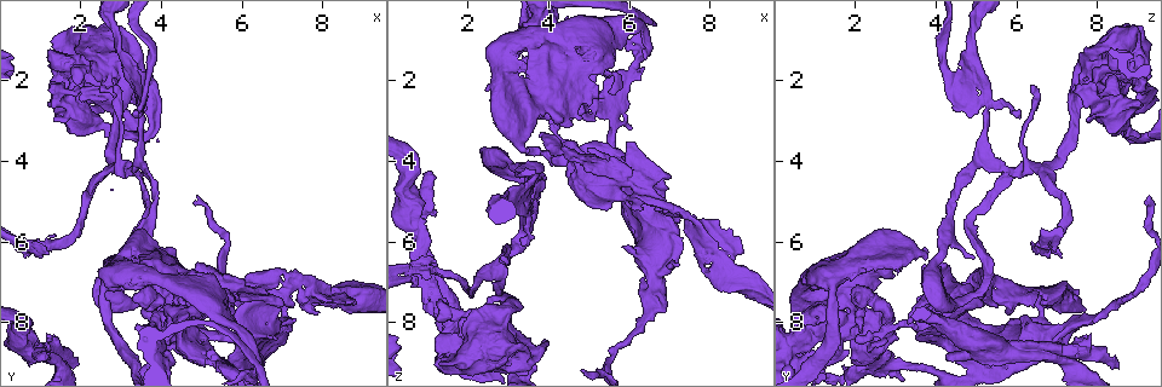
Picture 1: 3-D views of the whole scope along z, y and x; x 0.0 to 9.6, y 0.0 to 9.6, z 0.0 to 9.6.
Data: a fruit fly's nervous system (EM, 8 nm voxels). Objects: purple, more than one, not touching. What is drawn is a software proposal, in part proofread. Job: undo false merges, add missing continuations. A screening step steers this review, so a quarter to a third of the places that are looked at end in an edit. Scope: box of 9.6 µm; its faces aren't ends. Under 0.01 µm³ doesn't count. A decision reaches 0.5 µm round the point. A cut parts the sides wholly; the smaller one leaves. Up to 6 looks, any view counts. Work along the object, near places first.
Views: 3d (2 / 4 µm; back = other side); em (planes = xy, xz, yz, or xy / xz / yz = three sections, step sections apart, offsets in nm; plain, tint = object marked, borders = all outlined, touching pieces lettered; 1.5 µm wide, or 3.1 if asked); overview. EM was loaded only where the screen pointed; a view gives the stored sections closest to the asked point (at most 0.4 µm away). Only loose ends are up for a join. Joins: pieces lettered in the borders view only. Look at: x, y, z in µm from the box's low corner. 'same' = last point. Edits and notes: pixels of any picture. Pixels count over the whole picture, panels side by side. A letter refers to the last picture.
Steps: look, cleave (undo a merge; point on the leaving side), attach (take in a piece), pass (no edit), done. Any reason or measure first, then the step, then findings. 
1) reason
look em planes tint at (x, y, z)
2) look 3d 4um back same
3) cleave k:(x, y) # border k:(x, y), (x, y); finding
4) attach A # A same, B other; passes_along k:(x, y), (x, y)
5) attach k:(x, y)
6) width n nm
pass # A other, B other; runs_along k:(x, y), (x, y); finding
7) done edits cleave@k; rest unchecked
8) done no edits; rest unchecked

stops while still wide
look em planes borders at (6.15, 7.85, 6.15)

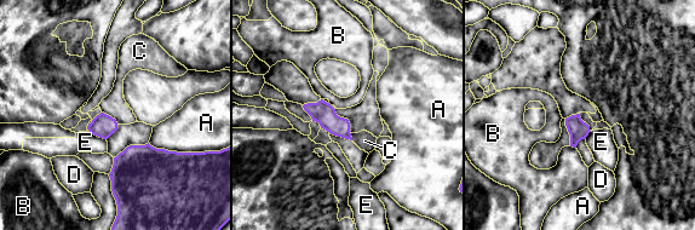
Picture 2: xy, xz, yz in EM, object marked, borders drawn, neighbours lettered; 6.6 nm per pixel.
pass # A other, B other, C other, D other, E other; border 2:(102, 111), (110, 115), (118, 124); none of them fits

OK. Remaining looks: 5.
touches itself
look 3d 4um at (4.80, 7.30, 1.20)

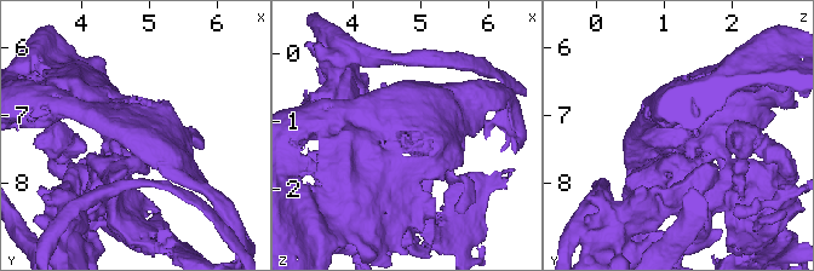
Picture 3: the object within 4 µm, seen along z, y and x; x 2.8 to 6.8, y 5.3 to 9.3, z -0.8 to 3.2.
now the EM
look em xy step 8 tint at (4.80, 7.30, 1.15)

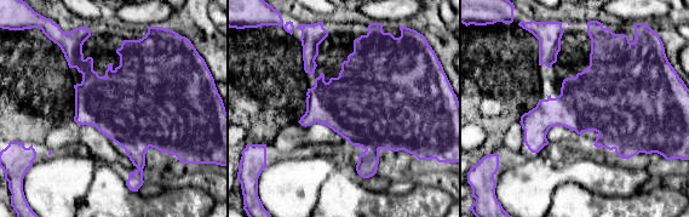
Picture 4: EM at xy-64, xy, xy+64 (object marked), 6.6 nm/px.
cut it another way
look em planes borders same

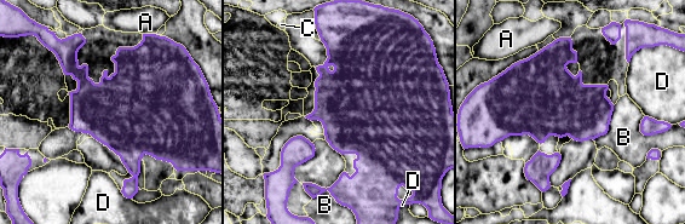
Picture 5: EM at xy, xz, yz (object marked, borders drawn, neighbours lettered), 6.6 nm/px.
width 460 nm
pass # A other, B other, C other, D other; all the same neuron

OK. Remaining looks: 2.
thick end
look em yz step 4 tint at (5.05, 9.00, 2.00)

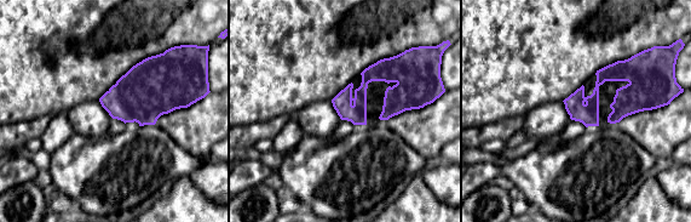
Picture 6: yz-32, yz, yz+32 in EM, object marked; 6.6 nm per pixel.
look em xz step 8 borders same

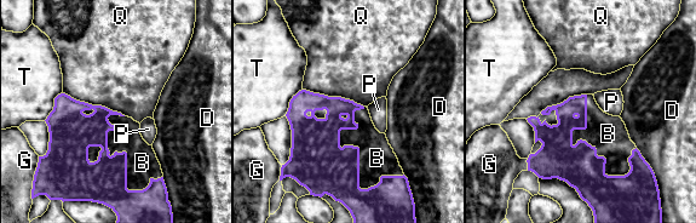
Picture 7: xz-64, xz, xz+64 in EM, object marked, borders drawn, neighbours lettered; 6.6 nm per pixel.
longest_contact B 600 nm
attach B # B same, D other, G other, P other, Q other, T other; passes_along 7:(579, 165), (577, 142), (608, 133); the neuron continues

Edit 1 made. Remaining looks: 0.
done edits attach@7; rest unchecked

